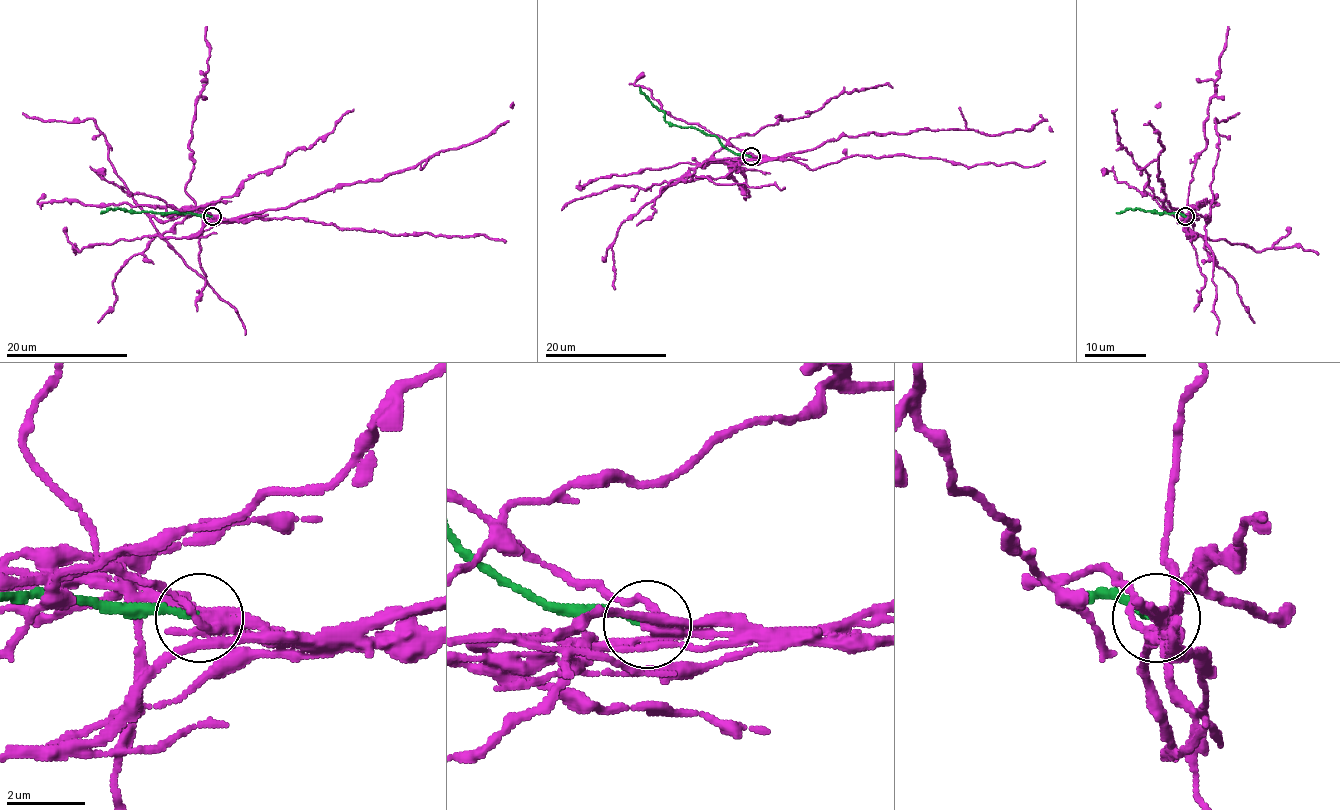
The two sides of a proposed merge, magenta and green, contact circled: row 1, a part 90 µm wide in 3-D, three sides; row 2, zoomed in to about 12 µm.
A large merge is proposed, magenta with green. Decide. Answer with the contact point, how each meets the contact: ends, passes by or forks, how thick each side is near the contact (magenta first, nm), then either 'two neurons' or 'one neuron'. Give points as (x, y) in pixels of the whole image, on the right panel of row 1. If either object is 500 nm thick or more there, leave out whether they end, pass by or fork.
(1185, 216) | magenta forks | green ends | 240/160 nm | two neurons

